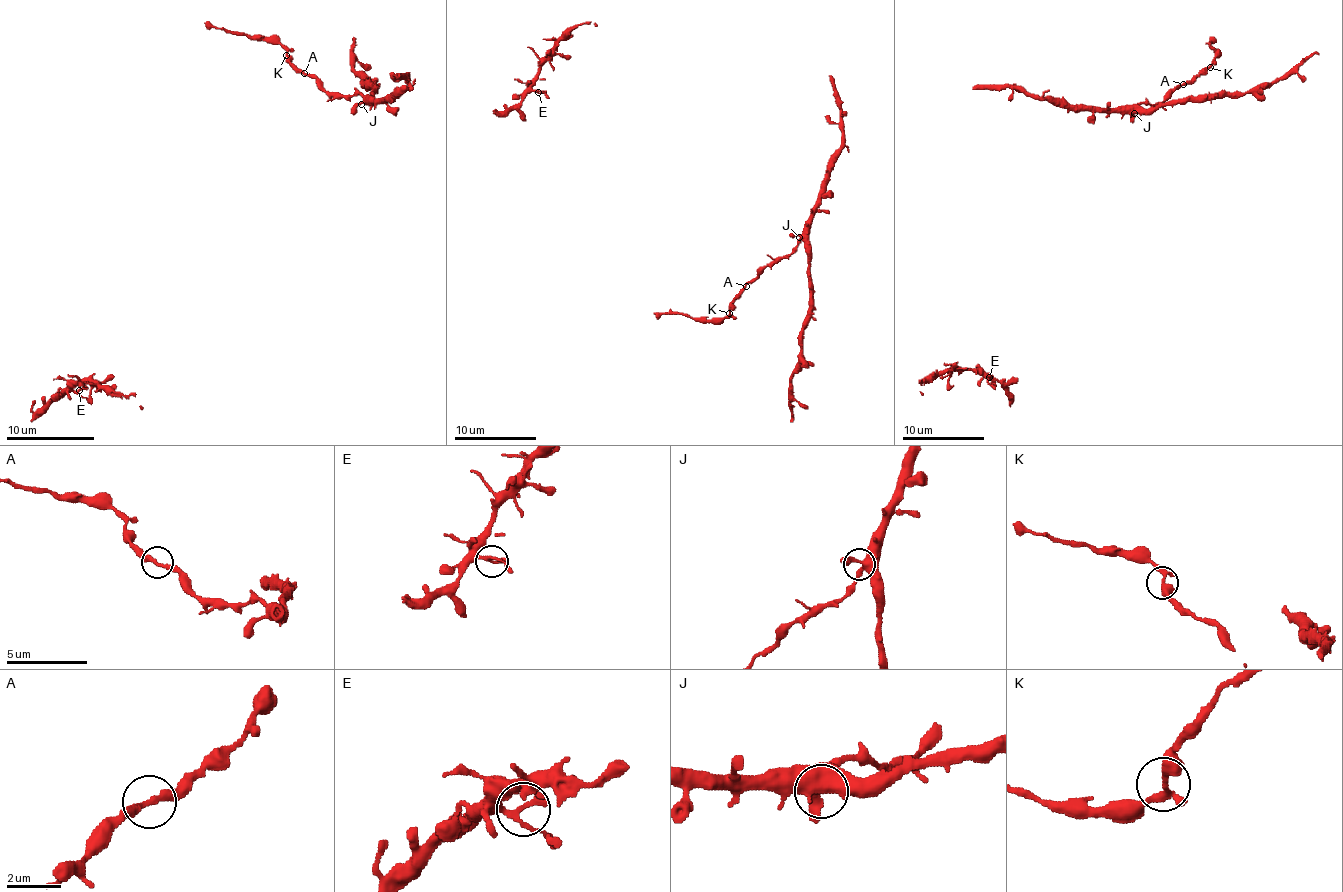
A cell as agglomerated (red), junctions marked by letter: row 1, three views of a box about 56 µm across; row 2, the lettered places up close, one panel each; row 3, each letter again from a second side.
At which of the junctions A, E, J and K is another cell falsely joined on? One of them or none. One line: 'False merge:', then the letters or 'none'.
False merge: none

